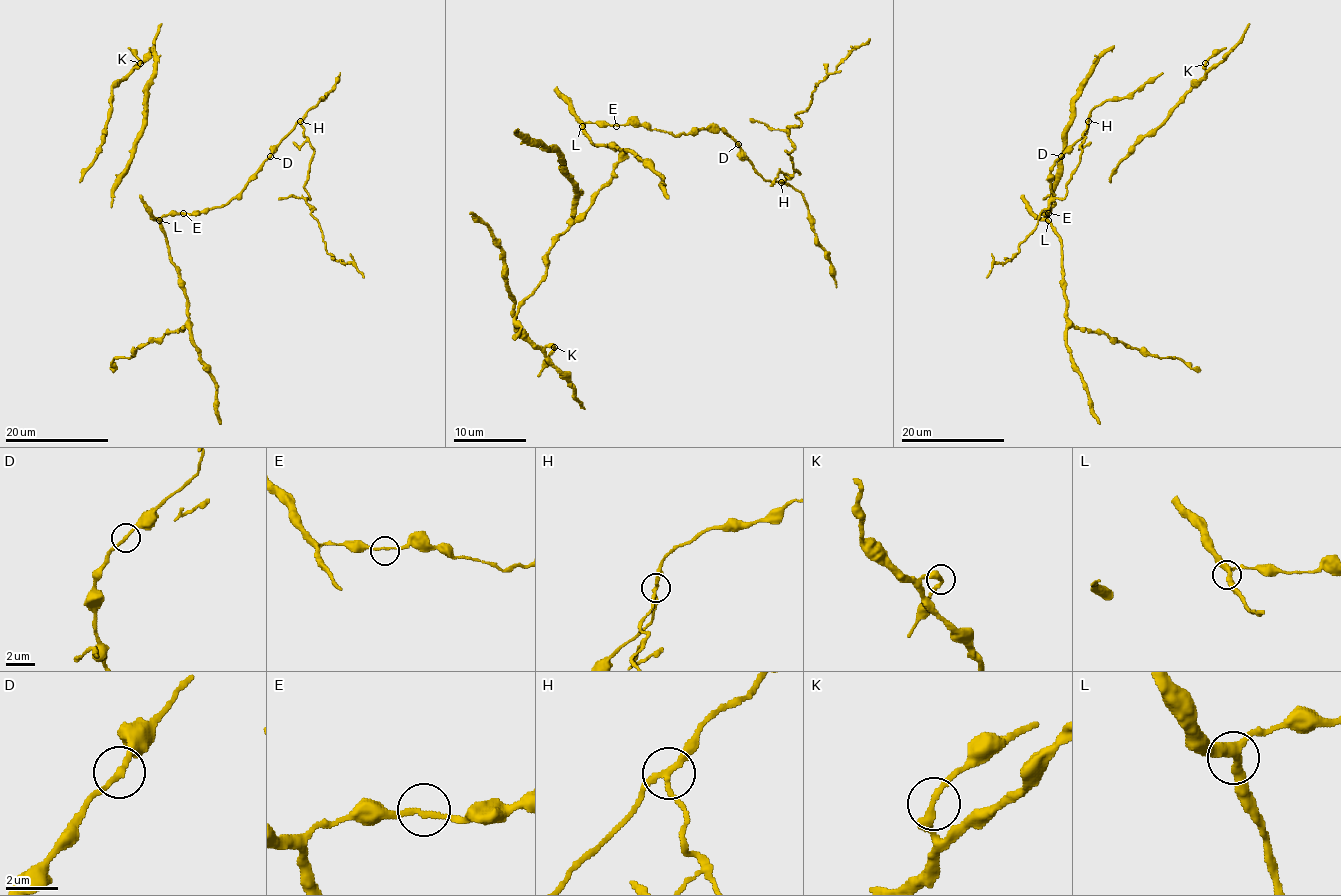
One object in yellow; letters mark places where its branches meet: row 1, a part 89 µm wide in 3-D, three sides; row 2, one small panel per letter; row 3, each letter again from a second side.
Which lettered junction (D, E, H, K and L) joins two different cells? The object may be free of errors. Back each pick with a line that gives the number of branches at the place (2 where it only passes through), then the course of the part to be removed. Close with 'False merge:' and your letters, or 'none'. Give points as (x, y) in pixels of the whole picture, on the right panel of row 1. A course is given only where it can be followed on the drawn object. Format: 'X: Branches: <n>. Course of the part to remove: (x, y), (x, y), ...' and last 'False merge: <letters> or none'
H: Branches: 3. Course of the part to remove: (1088, 121), (1075, 171), (1066, 185), (1066, 195), (1051, 201), (1011, 260), (994, 263), (986, 277)
False merge: H

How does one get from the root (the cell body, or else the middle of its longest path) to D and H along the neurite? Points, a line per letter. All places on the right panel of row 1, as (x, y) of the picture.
D: (1047, 214), (1055, 205), (1051, 166), (1061, 156)
H: (1047, 214), (1055, 205), (1051, 166), (1087, 131), (1088, 121)

